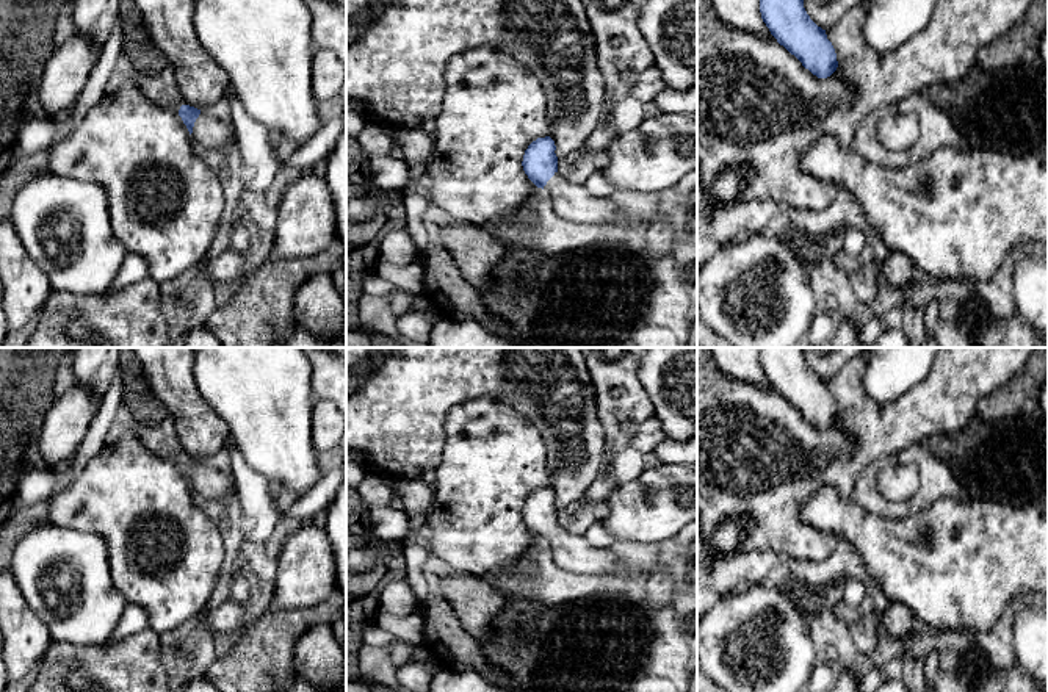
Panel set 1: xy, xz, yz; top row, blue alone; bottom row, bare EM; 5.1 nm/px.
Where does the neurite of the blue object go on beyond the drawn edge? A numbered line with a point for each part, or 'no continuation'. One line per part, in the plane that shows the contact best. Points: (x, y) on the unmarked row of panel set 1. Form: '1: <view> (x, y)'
1: xy (209, 481)

